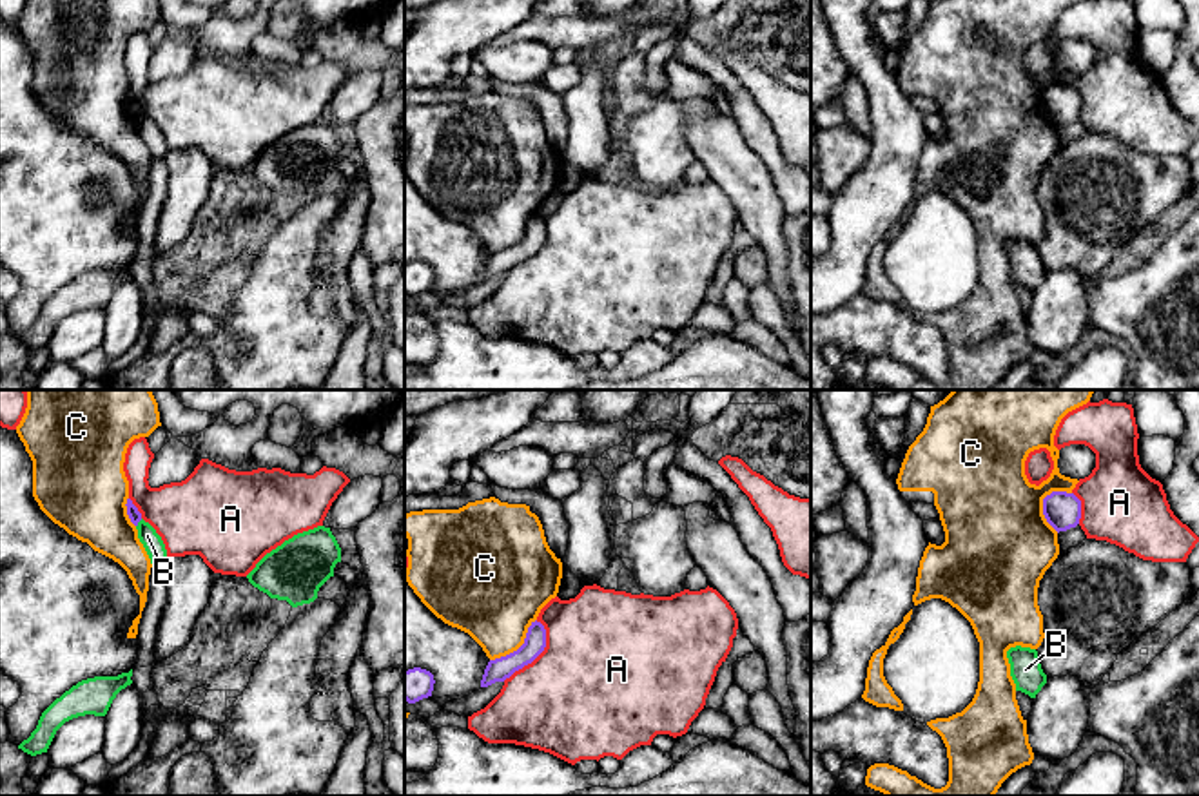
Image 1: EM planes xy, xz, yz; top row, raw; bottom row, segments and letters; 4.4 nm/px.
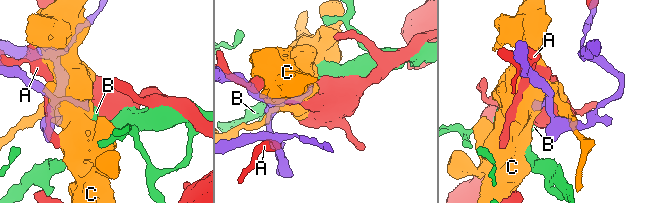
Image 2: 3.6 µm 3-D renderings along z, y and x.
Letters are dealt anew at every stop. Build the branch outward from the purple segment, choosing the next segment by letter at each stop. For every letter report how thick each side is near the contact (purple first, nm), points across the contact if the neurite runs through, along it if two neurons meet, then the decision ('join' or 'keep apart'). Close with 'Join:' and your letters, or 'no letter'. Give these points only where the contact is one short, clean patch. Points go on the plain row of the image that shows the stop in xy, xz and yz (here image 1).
A: calibres 100 and 500 nm; keep apart
B: calibres 60 and 90 nm; border xy (142, 113), (136, 120); keep apart
C: calibres 160 and 460 nm; keep apart
Join: no letter

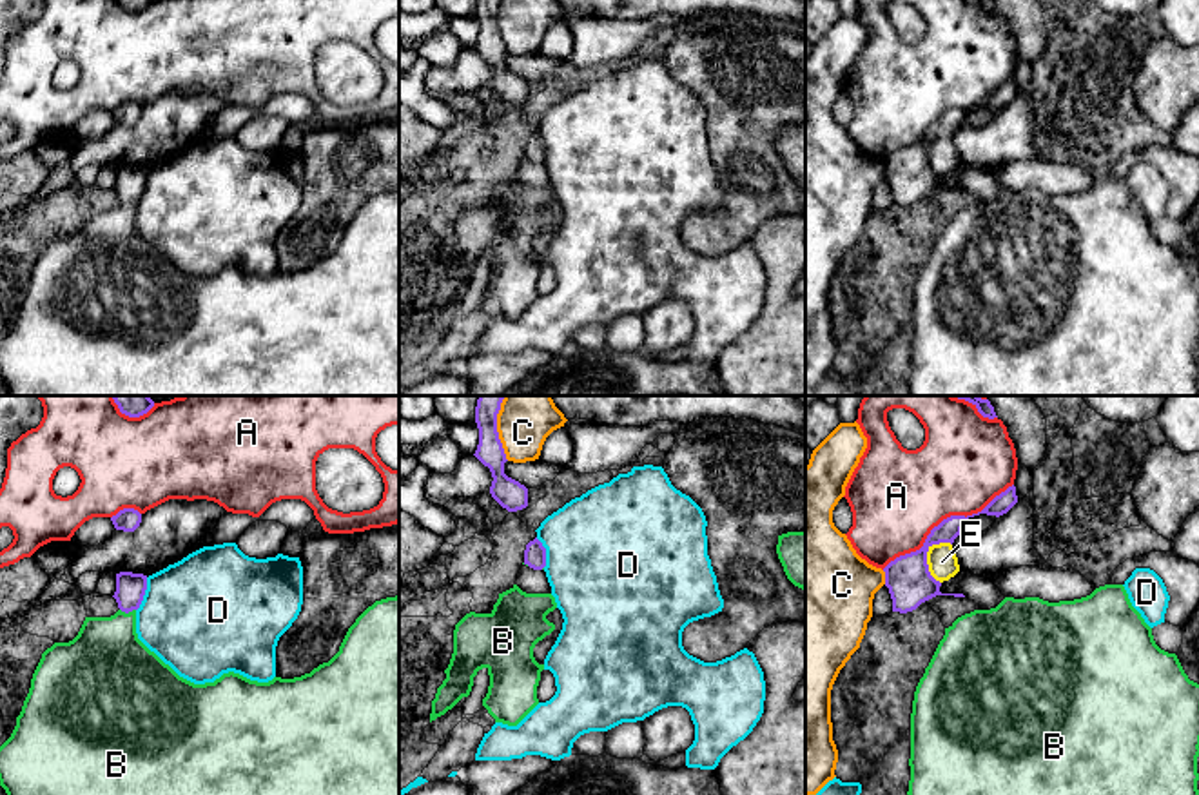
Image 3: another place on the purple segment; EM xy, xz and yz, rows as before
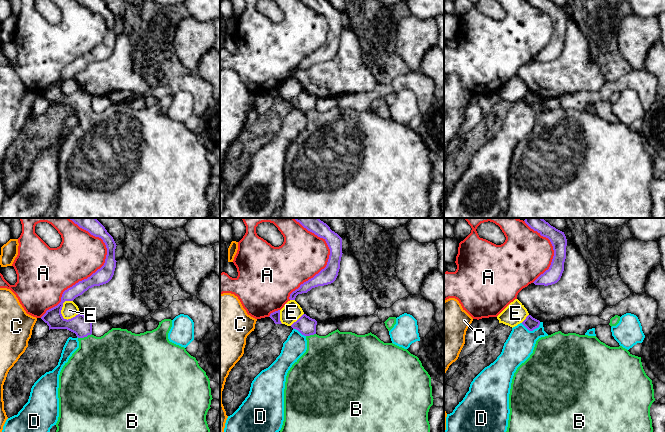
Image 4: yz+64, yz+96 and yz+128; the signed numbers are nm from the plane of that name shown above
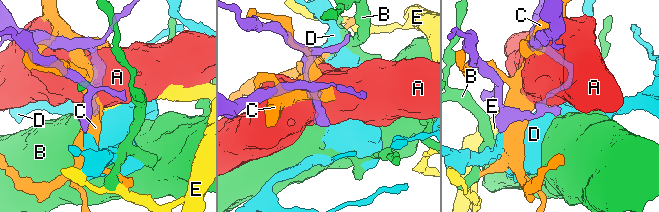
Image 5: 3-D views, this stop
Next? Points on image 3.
A: calibres 130 and 420 nm; keep apart
B: calibres 130 and 360 nm; way xy (131, 180), (127, 206), (107, 242), (107, 258); join
C: calibres 120 and 220 nm; keep apart
D: calibres 130 and 500 nm; keep apart
E: calibres 200 and 130 nm; keep apart
Join: B

